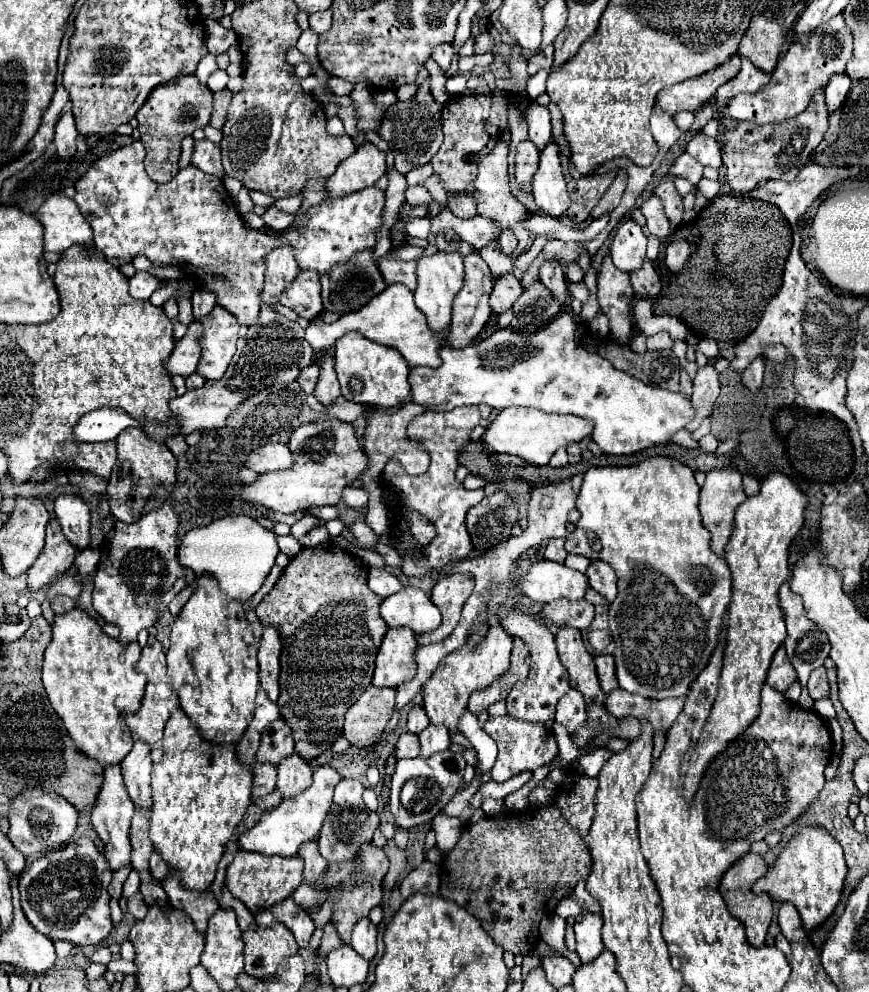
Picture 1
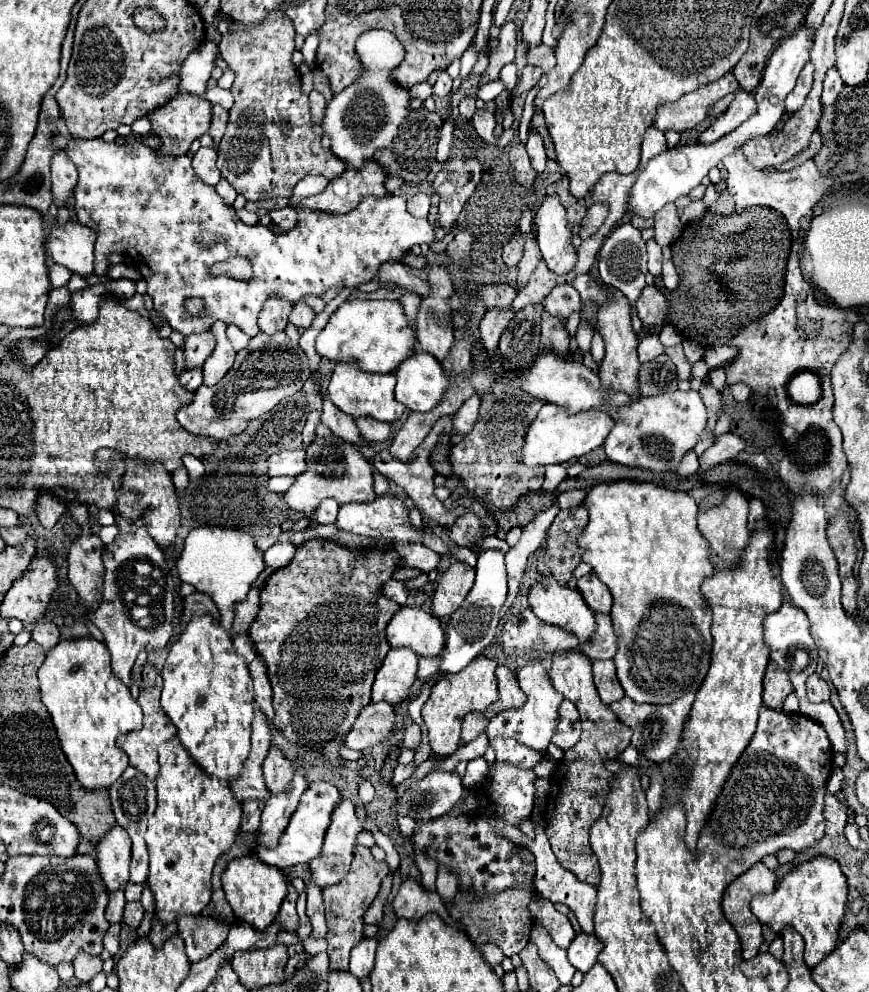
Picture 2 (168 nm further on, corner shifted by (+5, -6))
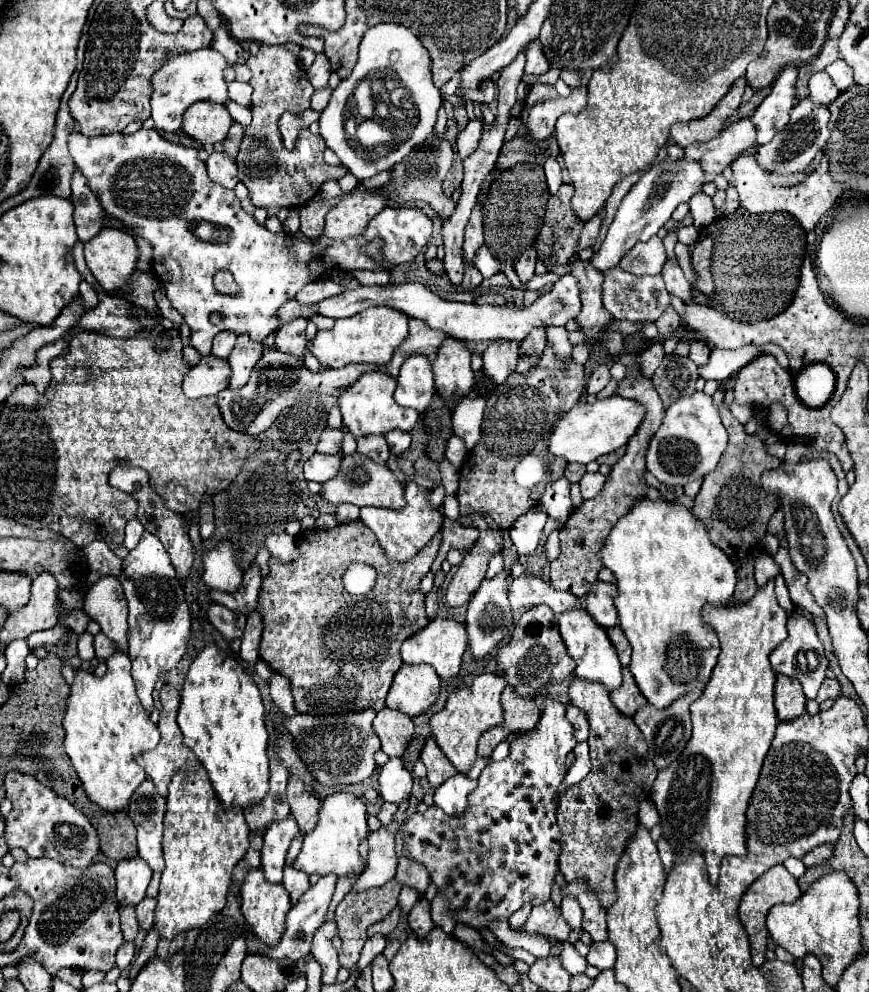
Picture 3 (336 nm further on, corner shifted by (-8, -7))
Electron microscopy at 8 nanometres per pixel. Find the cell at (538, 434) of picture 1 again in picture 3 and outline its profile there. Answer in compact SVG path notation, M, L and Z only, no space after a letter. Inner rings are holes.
M617 395L595 401L593 405L589 405L587 401L579 401L575 403L575 407L559 415L549 439L549 453L555 457L565 457L569 463L587 465L599 455L607 455L623 447L629 435L633 435L633 431L639 427L643 415L645 411L639 407L639 403L631 399L621 399Z

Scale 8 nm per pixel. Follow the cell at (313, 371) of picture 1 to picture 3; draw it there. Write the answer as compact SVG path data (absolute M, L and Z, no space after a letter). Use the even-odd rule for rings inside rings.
M325 427L321 433L321 439L317 443L319 453L339 453L341 451L341 441L343 441L343 431Z

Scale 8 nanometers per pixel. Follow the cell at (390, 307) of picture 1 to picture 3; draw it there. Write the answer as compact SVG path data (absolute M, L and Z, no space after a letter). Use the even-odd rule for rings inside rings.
M371 307L361 311L359 315L337 319L335 327L329 331L319 331L313 339L311 353L321 361L323 367L339 369L349 363L371 363L371 365L387 365L395 353L395 349L409 335L409 317L389 307Z

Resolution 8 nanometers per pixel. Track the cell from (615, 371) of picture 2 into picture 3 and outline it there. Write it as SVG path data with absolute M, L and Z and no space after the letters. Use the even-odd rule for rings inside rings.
M631 369L631 373L633 373L633 377L623 377L619 381L617 395L641 403L645 407L645 417L643 417L641 425L637 427L637 431L629 437L625 455L619 459L617 465L613 465L611 473L607 475L607 483L605 483L603 491L599 495L595 495L593 499L583 501L581 507L577 507L571 513L571 517L567 519L563 529L559 529L561 553L555 561L551 561L551 585L555 589L569 591L575 597L587 595L589 589L593 587L593 583L597 581L597 573L601 569L599 549L601 549L603 539L607 539L613 523L621 515L625 515L625 511L635 503L637 497L641 499L645 495L645 481L641 479L641 473L645 471L645 447L649 445L649 439L651 439L653 431L657 431L657 427L661 425L663 403L661 403L657 391L653 389L653 383L651 383L649 377L637 375L639 373L637 369Z

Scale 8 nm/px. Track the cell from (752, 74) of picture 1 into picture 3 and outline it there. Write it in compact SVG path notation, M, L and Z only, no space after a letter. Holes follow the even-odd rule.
M745 117L739 123L725 127L717 137L685 147L685 157L701 159L701 163L705 163L705 171L709 171L707 181L713 181L717 173L721 173L733 163L733 159L737 159L737 155L745 153L751 147L753 123L749 121L749 117Z

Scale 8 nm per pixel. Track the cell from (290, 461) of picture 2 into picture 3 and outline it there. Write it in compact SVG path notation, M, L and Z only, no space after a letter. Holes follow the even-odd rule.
M323 453L311 455L303 467L305 479L307 481L319 481L319 483L333 479L333 475L337 475L339 461L341 461L341 455L323 455Z

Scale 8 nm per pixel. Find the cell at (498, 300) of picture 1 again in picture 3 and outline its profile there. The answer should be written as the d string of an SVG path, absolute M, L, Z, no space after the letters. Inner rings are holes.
M495 341L483 353L483 371L495 381L505 383L507 377L515 371L519 355L517 341Z

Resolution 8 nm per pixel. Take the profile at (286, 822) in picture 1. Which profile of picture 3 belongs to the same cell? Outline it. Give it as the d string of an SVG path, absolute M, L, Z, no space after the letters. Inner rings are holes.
M333 793L327 795L321 801L319 807L319 819L313 831L303 835L303 847L293 861L293 867L303 871L303 873L317 873L317 875L327 875L335 873L339 877L361 871L361 857L359 857L359 841L367 837L367 811L365 803L357 799L351 793Z

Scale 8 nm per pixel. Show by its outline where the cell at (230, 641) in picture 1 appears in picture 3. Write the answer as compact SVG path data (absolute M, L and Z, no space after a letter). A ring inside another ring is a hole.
M205 645L201 653L193 659L177 713L177 723L183 733L183 743L197 755L197 759L207 769L209 781L225 807L247 807L259 803L267 791L269 779L269 759L267 759L267 729L265 729L265 707L261 693L253 681L253 677L241 667L237 659L221 651L217 645Z

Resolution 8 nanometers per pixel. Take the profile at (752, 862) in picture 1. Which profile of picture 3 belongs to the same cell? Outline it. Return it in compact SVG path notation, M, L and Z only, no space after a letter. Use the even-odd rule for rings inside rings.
M775 865L769 871L765 871L741 897L741 905L739 905L739 917L741 923L749 935L751 941L751 957L753 957L753 965L761 967L765 963L765 951L767 951L767 937L769 931L765 927L765 915L767 911L777 905L777 903L791 903L801 895L801 889L797 887L797 879L783 867L783 865Z

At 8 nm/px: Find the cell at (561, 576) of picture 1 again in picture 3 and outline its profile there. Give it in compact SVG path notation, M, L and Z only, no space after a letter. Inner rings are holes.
M575 607L571 611L563 611L561 615L557 615L557 623L559 623L559 631L567 645L569 655L577 661L575 675L589 679L589 681L599 681L609 691L619 687L621 685L621 663L617 659L617 649L613 647L611 639L607 637L607 631L595 623L595 619L587 613L587 609Z

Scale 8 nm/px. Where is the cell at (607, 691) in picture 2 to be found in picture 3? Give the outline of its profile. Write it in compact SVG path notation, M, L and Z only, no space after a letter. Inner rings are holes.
M623 667L623 681L621 681L621 687L613 689L611 691L611 701L613 705L623 713L623 715L629 715L633 717L635 711L647 703L647 699L641 695L629 667Z

